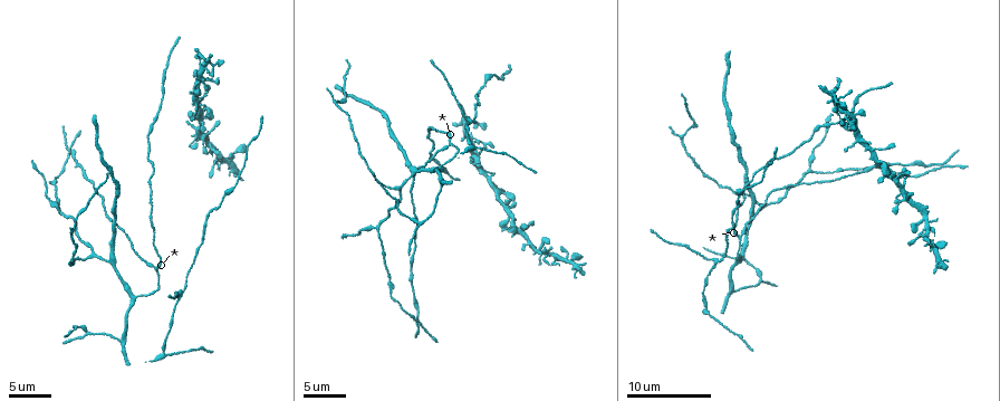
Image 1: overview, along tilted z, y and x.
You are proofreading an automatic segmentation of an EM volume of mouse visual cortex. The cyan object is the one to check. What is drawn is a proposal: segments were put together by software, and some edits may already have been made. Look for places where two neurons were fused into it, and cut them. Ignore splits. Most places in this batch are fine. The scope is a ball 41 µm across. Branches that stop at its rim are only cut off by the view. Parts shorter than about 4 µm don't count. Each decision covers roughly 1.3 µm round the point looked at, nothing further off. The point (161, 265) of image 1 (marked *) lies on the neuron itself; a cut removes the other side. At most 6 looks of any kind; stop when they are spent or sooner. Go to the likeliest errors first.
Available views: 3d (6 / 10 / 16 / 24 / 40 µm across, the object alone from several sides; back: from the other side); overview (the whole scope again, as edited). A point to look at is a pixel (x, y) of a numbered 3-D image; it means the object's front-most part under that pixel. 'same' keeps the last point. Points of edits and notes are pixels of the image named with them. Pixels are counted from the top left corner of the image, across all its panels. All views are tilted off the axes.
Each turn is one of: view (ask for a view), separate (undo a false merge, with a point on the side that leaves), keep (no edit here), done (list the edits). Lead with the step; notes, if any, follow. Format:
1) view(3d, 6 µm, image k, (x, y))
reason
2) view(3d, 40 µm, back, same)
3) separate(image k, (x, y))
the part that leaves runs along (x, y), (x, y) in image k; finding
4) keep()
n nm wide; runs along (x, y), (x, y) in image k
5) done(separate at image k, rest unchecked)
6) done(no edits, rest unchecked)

view(3d, 10 µm, image 1, (377, 226))
arms part here

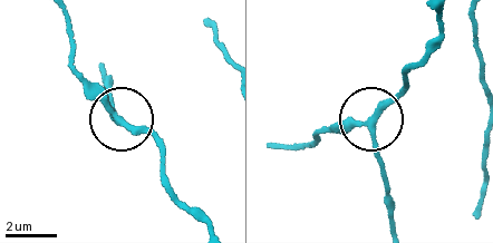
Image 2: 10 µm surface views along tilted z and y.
view(3d, 6 µm, image 2, (116, 118))
closer look

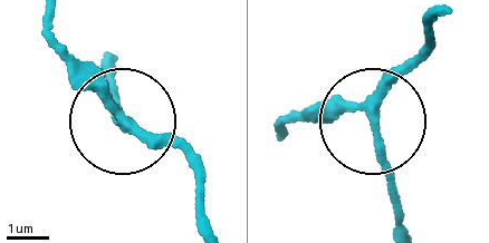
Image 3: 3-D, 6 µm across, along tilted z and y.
keep()
side arm 8 µm; 3 arms; one neuron here

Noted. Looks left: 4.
view(3d, 10 µm, image 1, (466, 116))
three arms meet

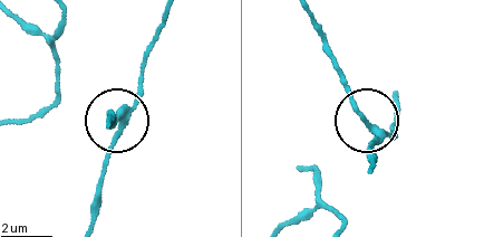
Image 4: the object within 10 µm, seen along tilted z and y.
keep()
side arm 9 µm; continuous, no second neuron

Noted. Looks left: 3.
view(3d, 10 µm, image 1, (132, 299))
branch point

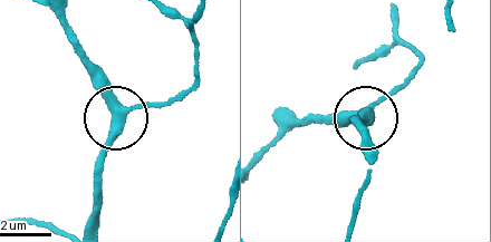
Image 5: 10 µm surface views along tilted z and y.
keep()
400 nm wide; runs along (203, 15), (185, 92), (117, 113), (85, 66) in image 5; continuous, no second neuron

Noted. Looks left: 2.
done(no edits, rest unchecked)

